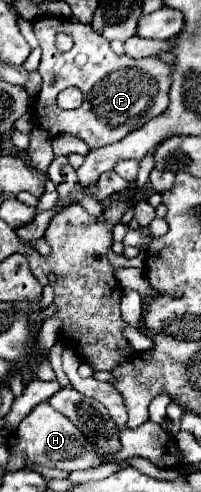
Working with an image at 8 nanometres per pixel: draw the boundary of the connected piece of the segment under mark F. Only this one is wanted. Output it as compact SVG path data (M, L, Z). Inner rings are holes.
M49 16L34 21L32 25L42 47L42 61L38 67L42 75L42 89L32 109L38 115L38 119L32 119L36 127L42 127L52 137L64 133L76 135L86 141L90 149L98 149L124 139L130 131L144 127L150 119L166 111L170 103L168 91L172 83L170 75L174 71L172 65L158 57L132 59L128 55L116 55L108 41L102 39L102 35L92 29L92 25ZM56 33L68 33L74 39L74 47L68 53L60 53L56 49ZM70 85L82 89L84 103L78 109L64 111L56 105L56 95Z

